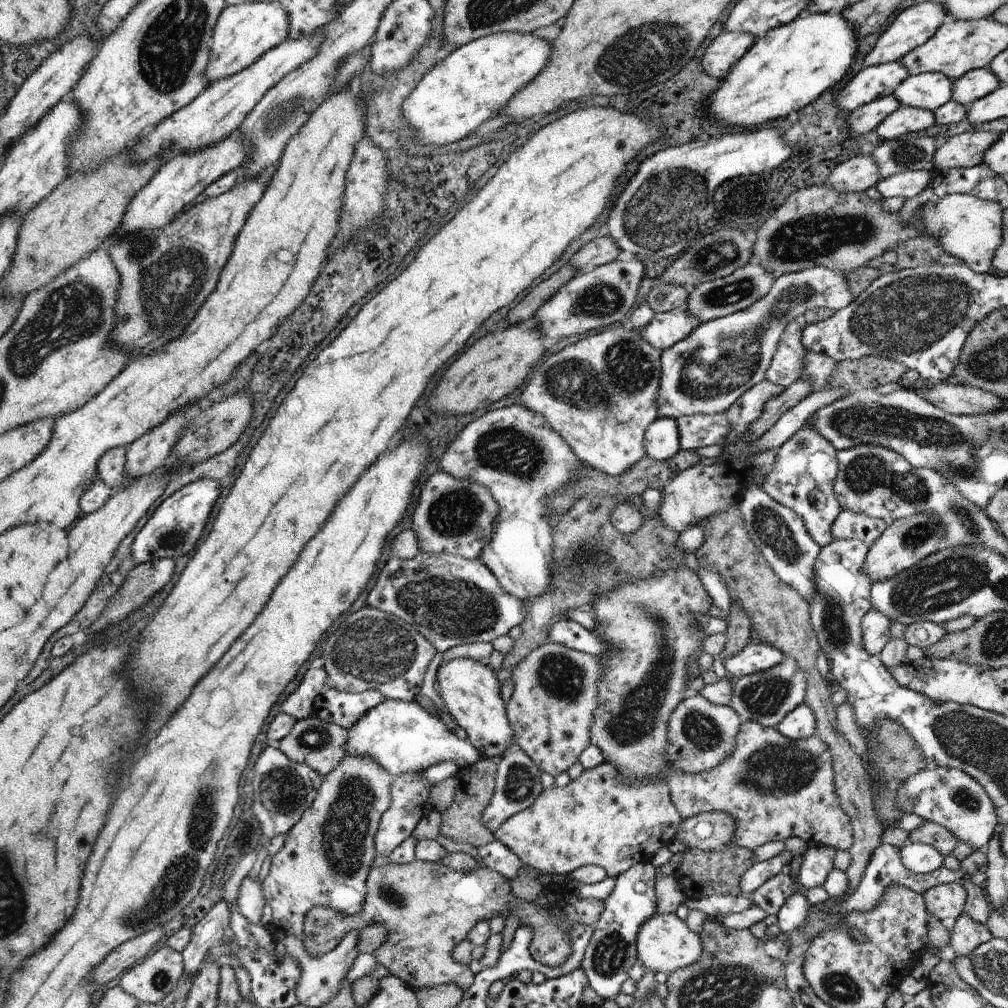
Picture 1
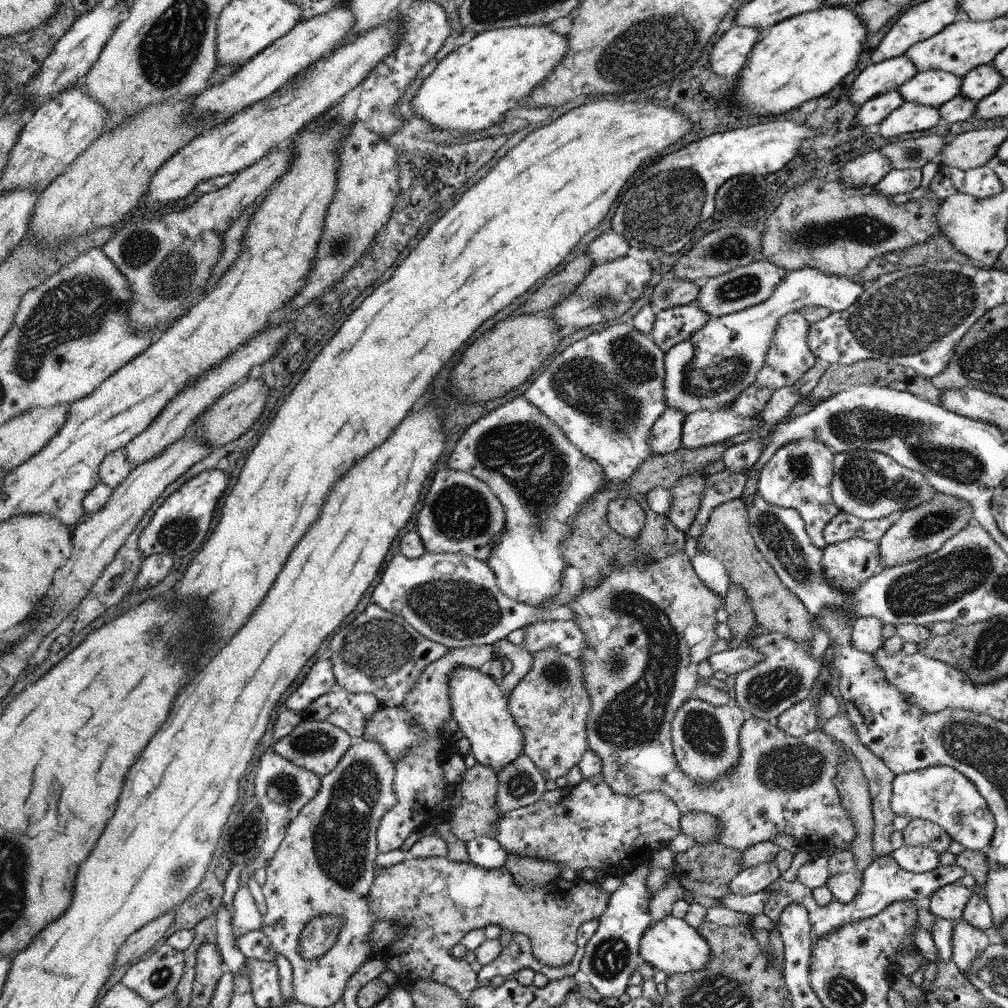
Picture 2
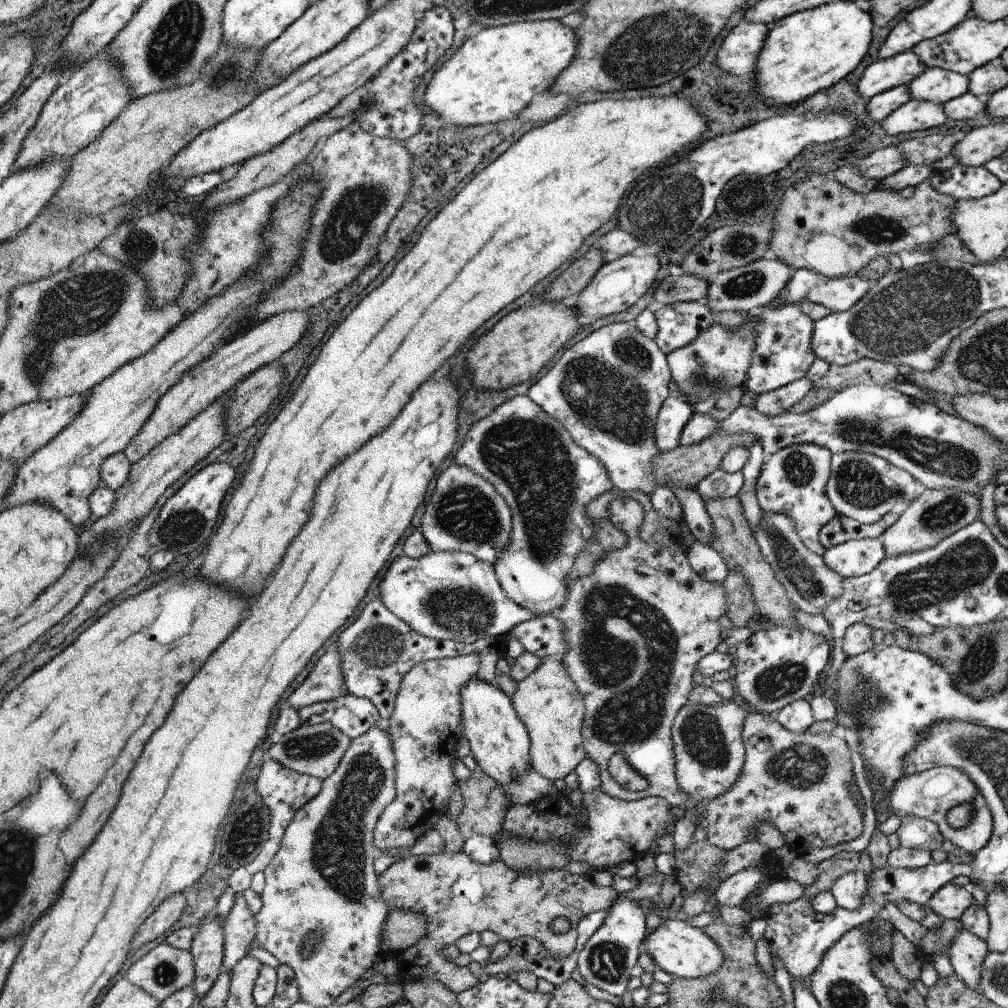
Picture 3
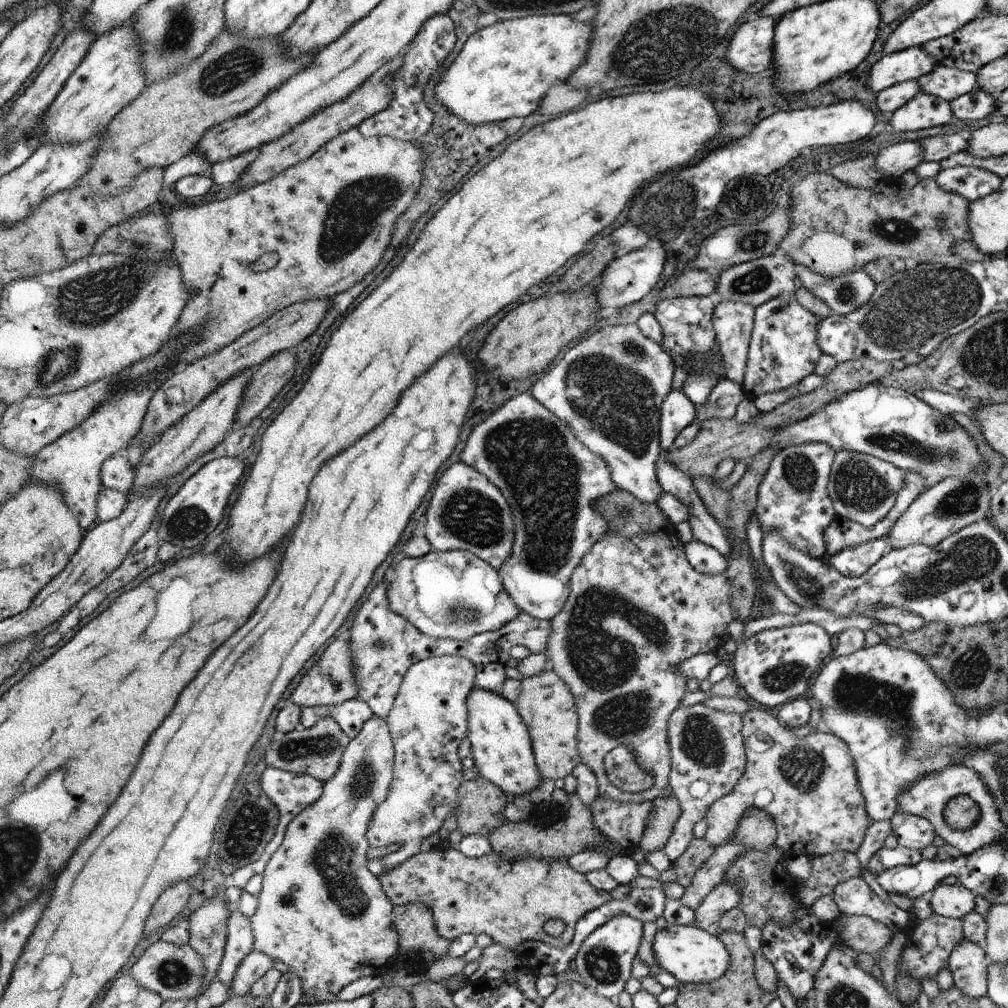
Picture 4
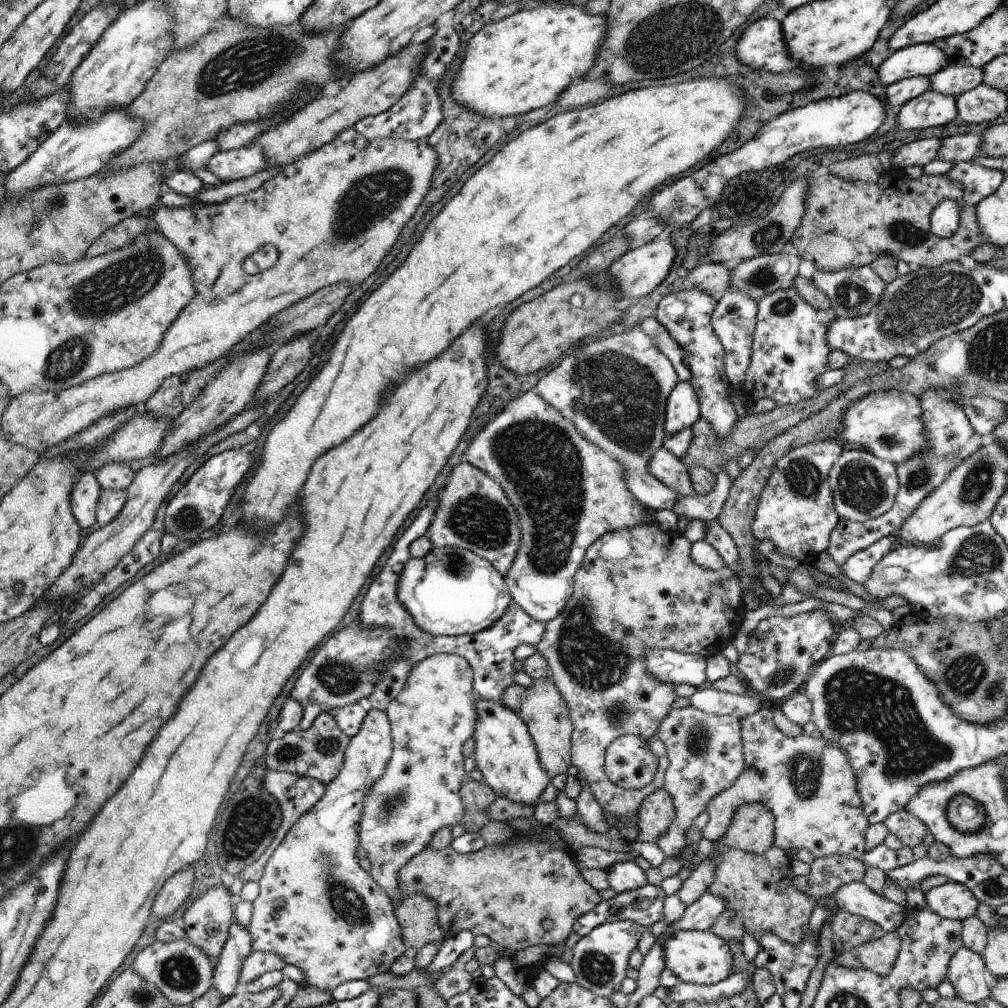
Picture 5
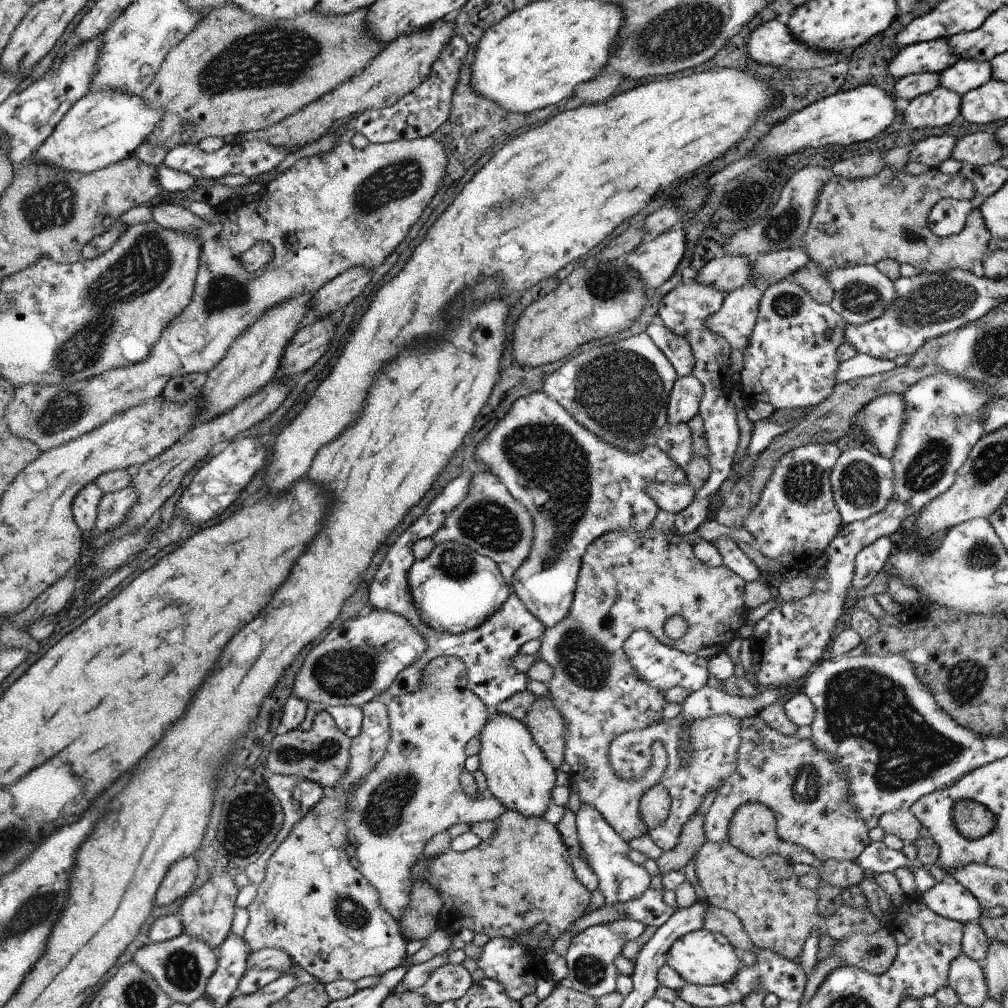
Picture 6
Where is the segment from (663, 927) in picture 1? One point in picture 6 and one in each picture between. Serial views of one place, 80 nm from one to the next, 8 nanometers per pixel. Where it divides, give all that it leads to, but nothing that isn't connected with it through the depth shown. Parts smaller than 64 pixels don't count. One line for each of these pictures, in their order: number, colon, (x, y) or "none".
2: (671, 945)
3: (684, 951)
4: (692, 955)
5: (699, 957)
6: (701, 957)

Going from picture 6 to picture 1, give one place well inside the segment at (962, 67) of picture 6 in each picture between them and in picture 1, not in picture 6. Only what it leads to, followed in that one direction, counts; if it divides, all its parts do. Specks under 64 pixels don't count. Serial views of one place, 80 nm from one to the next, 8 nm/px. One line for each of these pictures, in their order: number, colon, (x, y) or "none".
1: (929, 91)
2: (934, 88)
3: (937, 85)
4: (948, 83)
5: (954, 79)

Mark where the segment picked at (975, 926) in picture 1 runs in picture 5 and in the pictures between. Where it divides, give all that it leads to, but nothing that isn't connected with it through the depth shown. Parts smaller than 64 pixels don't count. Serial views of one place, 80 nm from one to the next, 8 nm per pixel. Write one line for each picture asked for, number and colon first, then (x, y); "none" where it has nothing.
2: (968, 943)
3: (967, 951)
4: (968, 962)
5: (967, 971)

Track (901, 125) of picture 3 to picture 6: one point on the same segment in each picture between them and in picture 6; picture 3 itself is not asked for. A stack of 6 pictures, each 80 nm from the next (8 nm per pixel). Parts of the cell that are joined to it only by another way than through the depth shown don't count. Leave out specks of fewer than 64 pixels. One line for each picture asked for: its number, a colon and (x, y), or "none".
4: (924, 111)
5: (931, 108)
6: (939, 107)

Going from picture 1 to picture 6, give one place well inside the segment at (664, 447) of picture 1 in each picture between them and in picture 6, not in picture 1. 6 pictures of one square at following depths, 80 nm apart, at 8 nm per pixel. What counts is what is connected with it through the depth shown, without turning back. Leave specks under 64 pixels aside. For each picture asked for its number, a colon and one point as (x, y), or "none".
2: (666, 436)
3: (672, 420)
4: (678, 411)
5: (682, 411)
6: (686, 397)

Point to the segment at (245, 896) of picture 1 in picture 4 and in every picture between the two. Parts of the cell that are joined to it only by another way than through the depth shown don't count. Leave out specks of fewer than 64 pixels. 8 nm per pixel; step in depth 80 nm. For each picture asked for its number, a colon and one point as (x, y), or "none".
2: (246, 917)
3: (241, 926)
4: (240, 941)

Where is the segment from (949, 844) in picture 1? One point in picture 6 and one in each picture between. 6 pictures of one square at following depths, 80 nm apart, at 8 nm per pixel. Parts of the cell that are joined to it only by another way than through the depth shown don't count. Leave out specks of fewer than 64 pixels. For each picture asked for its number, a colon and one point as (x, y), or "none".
2: (919, 832)
3: (918, 833)
4: (913, 832)
5: (909, 829)
6: (902, 823)

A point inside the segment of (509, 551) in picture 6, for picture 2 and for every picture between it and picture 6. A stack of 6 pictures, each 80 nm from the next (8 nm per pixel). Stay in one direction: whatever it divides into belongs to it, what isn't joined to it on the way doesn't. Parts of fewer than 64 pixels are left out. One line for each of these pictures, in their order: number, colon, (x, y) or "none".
2: (461, 513)
3: (465, 512)
4: (467, 512)
5: (474, 513)

